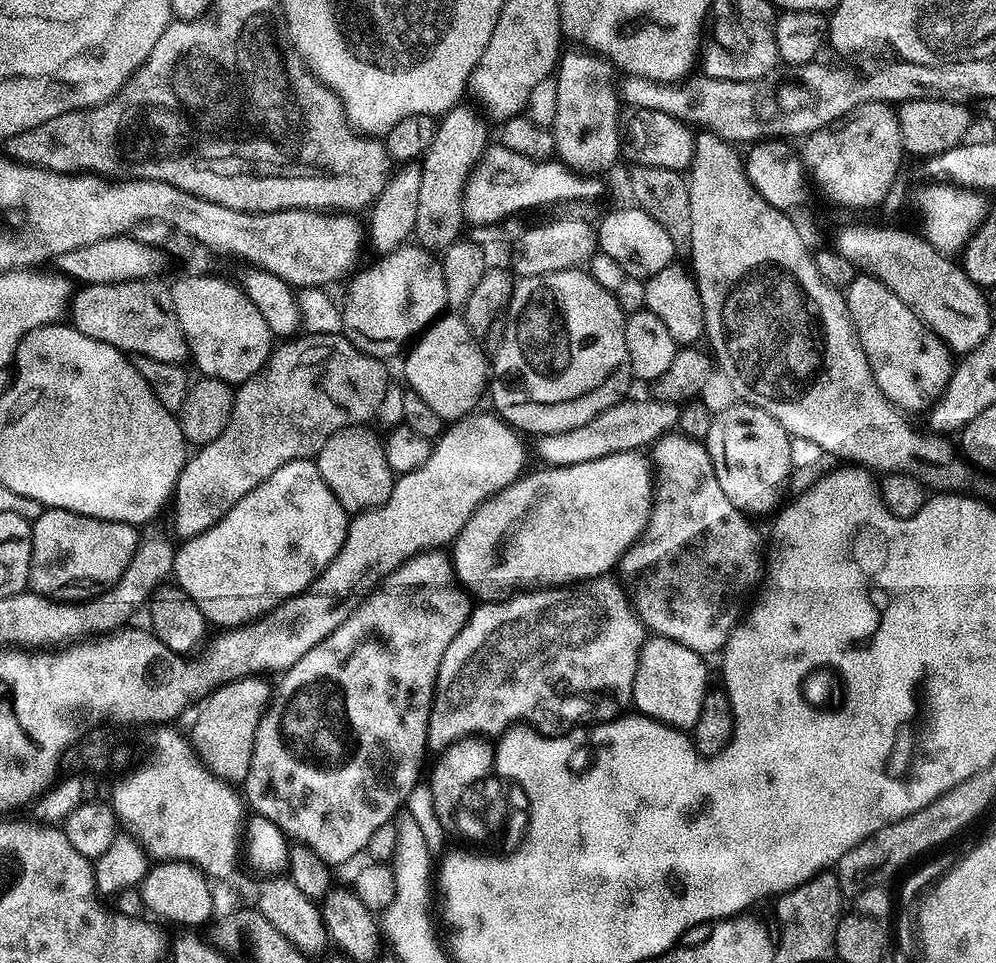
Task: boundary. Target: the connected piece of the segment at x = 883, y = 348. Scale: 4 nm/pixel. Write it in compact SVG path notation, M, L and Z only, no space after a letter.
M856 275L854 282L850 282L850 286L846 290L846 299L850 318L854 322L858 334L858 342L866 354L866 362L870 362L870 370L874 374L882 394L890 403L908 414L920 411L923 413L931 408L936 399L946 390L952 377L954 356L950 349L937 336L927 331L924 323L914 314L914 310L910 310L910 306L906 306L906 302L902 302L902 298L898 298L898 294L894 294L875 276Z

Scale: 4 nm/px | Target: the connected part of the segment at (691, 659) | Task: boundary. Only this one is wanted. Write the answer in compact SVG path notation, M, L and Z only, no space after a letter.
M653 635L645 639L630 697L631 703L636 703L635 711L671 728L690 730L698 722L698 714L702 714L702 702L710 691L708 668L704 660L701 653L665 636Z

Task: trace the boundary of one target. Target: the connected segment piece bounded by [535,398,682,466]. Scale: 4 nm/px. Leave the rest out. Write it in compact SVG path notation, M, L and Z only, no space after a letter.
M625 398L619 400L614 406L602 410L598 418L590 418L583 426L574 426L574 430L566 430L562 434L550 434L541 436L535 441L538 453L545 456L547 463L552 466L574 466L578 462L594 462L594 458L610 458L610 454L622 454L623 452L638 452L647 449L647 444L655 445L663 436L669 435L679 425L681 405L651 398L652 400L632 400Z

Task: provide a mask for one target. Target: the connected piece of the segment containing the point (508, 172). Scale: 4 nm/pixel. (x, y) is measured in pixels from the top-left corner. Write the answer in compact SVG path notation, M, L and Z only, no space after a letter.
M489 147L488 151L472 169L468 185L464 188L464 215L476 224L496 226L508 217L515 217L523 208L540 208L543 204L568 204L571 200L592 200L604 192L603 179L592 174L581 174L556 158L531 160L509 148Z

